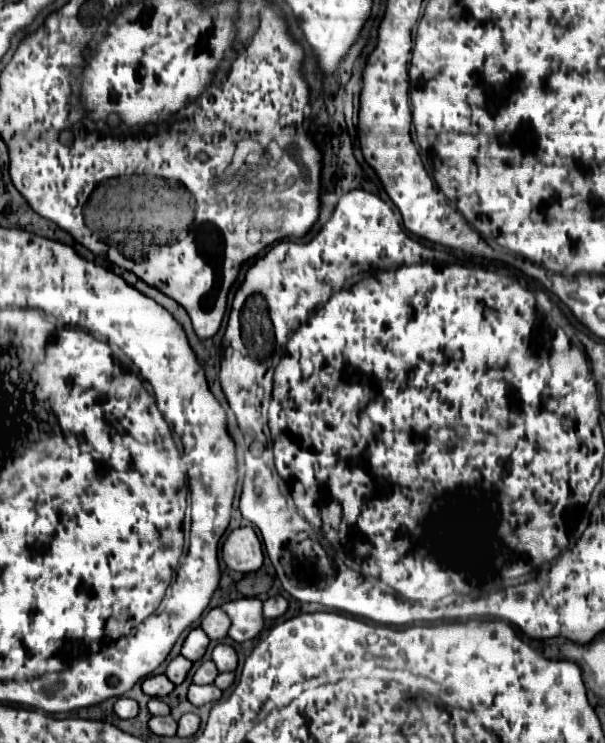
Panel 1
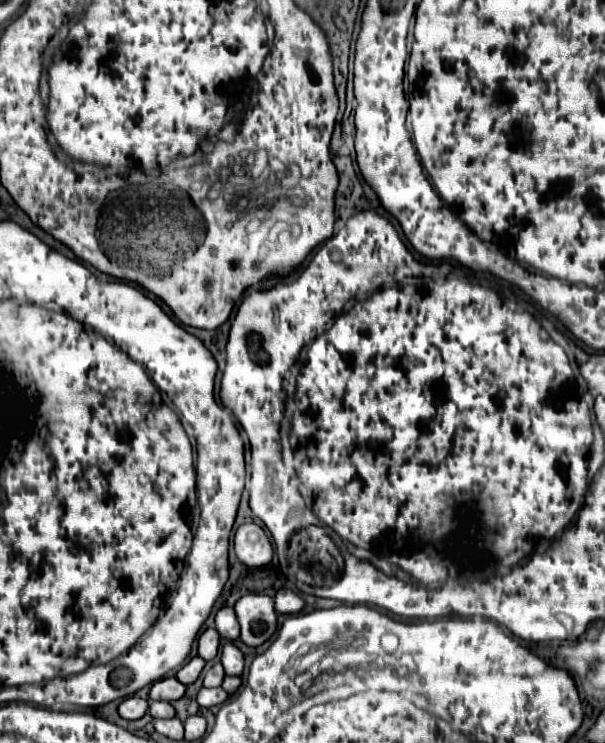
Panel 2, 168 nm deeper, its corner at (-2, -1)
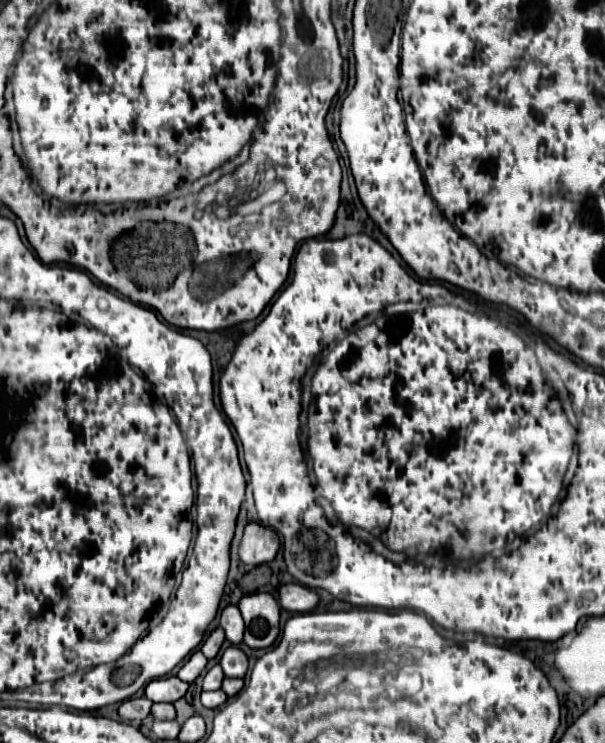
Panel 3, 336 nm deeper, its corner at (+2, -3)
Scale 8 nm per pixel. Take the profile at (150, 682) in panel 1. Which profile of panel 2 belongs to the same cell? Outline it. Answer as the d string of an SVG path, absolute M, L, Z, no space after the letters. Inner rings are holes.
M165 677L151 685L149 697L151 697L151 701L177 701L183 697L185 689L187 689L187 685L183 685L175 677Z

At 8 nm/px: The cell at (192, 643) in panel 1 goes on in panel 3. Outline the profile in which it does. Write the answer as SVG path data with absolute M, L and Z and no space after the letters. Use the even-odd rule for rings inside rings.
M221 627L213 629L213 631L211 631L211 635L205 639L205 643L203 643L203 647L201 647L203 655L205 655L207 659L213 659L213 657L219 653L219 649L221 649L221 643L223 643L223 639L225 639L225 633L223 633L223 629L221 629Z

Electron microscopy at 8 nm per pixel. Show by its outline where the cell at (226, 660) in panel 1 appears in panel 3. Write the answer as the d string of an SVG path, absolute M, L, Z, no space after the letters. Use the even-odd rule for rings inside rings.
M227 647L219 663L223 667L225 677L245 677L247 673L247 655L237 647Z

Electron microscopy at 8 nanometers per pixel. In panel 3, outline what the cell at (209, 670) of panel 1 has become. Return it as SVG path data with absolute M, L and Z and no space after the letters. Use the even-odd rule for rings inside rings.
M213 665L207 675L203 677L203 691L215 691L215 689L221 689L221 681L223 681L223 671L221 671L221 665Z

